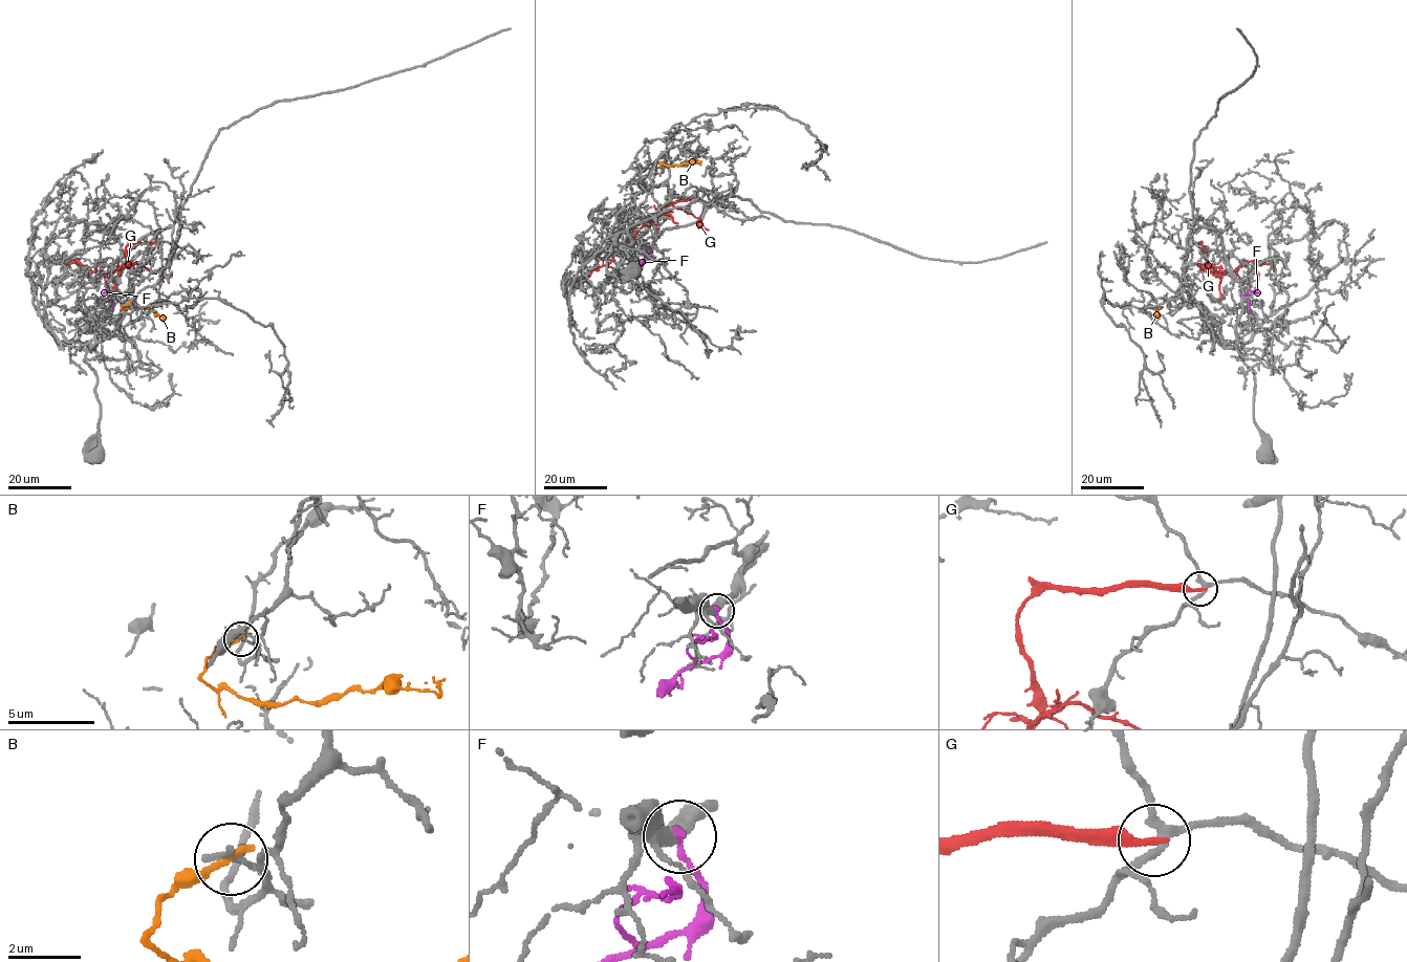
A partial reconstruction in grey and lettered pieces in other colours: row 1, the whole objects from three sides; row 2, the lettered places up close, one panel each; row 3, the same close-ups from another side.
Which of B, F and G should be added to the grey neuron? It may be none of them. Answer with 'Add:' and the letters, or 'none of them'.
Add: none of them

